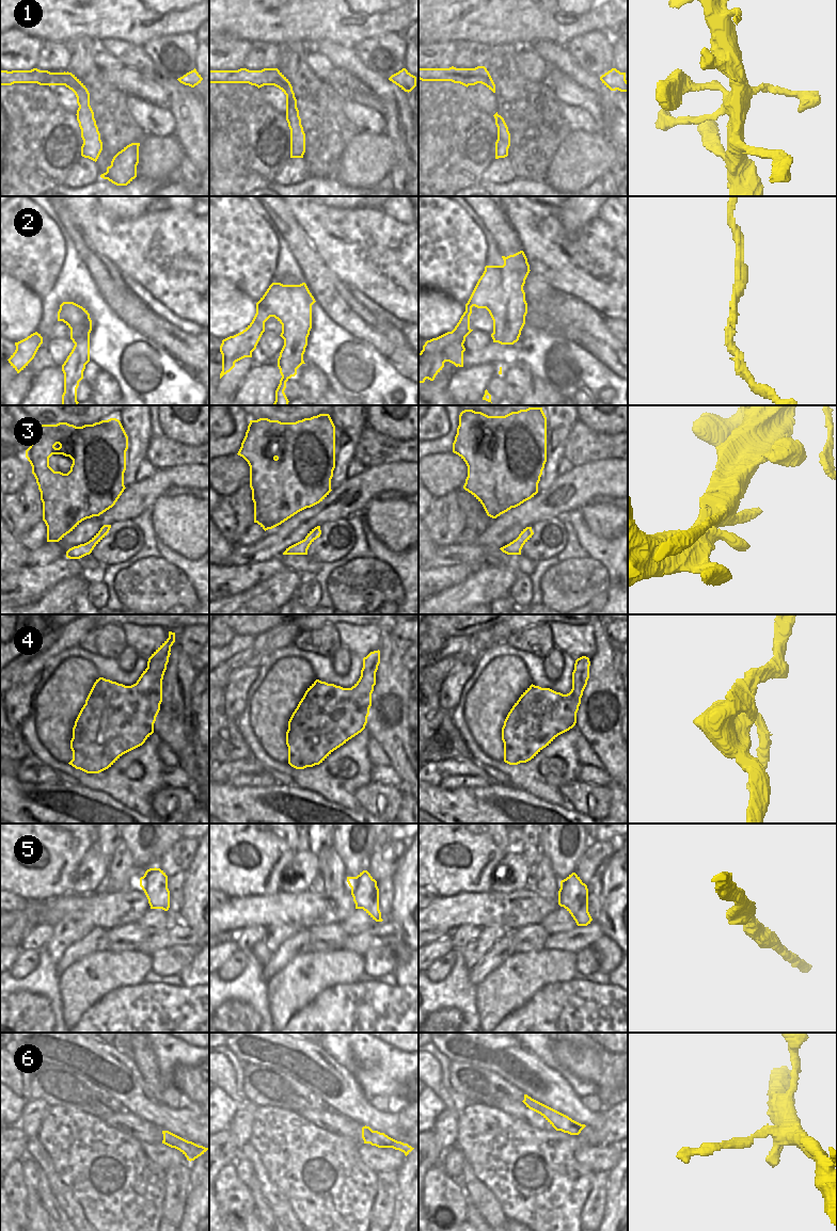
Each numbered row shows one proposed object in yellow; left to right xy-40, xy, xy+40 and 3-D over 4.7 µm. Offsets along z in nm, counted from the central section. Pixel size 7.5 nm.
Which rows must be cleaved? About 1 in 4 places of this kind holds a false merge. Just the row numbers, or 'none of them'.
4, 6

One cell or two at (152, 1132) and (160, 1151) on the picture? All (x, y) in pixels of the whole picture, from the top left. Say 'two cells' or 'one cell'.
two cells

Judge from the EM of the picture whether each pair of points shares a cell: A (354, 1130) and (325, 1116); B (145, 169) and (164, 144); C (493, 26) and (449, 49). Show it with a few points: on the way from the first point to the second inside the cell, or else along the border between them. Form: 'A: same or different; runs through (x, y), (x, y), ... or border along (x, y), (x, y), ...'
A: same; runs through (347, 1128), (332, 1122)
B: same; runs through (152, 162), (163, 150)
C: different; border along (456, 42), (430, 43)

